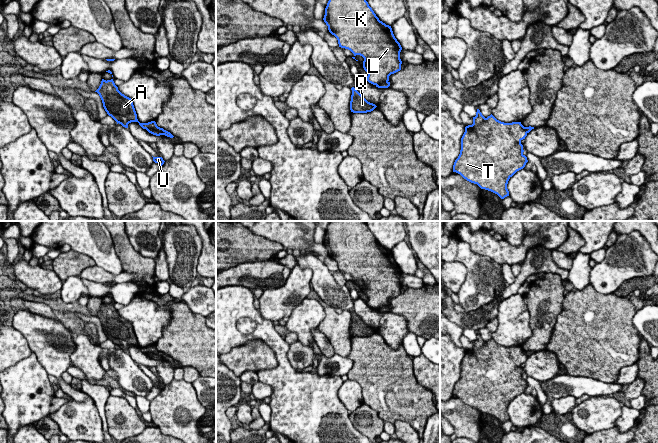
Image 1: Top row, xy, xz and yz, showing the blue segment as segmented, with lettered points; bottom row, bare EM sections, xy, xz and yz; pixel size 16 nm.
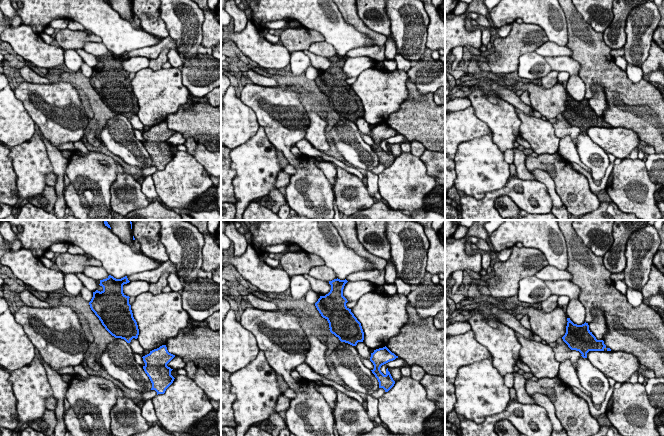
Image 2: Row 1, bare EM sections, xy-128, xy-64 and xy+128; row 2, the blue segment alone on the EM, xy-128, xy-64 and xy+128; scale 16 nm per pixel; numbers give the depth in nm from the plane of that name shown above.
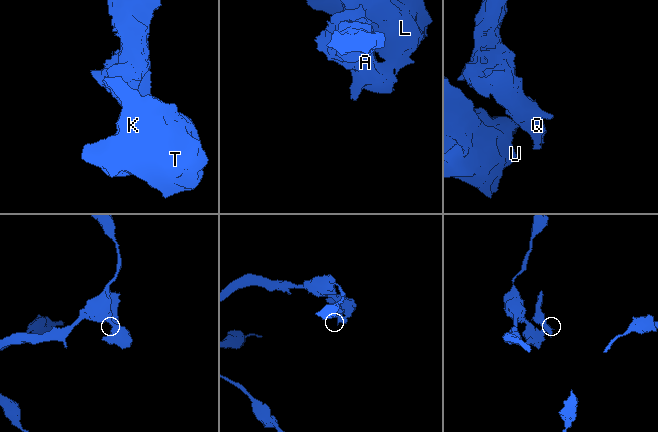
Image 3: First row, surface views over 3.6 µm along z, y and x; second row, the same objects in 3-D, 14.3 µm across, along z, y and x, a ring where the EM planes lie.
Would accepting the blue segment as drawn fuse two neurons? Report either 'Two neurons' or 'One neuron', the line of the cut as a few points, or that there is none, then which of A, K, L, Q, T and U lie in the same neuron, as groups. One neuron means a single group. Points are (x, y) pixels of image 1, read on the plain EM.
Two neurons. Split along xy (146, 353), (159, 354), (163, 358). Groups: A Q / K L T U

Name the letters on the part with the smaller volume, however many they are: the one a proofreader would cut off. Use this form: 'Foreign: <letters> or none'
Foreign: A, Q

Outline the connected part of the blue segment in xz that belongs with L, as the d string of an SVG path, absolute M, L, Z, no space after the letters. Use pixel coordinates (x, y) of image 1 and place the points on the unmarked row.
M331 221L325 232L323 244L328 250L329 256L337 262L339 271L350 274L354 278L353 283L356 279L364 282L363 292L368 298L366 304L369 307L376 309L388 306L391 298L401 294L400 276L402 271L395 262L391 250L379 244L365 221Z

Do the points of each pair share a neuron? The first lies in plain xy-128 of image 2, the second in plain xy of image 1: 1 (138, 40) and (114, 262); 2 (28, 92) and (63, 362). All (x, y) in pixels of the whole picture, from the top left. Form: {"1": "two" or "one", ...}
{"1": "one", "2": "one"}

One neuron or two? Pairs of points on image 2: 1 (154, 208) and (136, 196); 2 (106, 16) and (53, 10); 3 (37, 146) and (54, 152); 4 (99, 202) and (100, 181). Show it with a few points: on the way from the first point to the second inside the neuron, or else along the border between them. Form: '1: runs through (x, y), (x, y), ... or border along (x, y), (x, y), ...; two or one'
1: border along (150, 201), (144, 207), (135, 209); two
2: runs through (93, 13), (90, 10), (66, 10); one
3: border along (40, 134), (52, 171); two
4: runs through (99, 197), (99, 186); one

